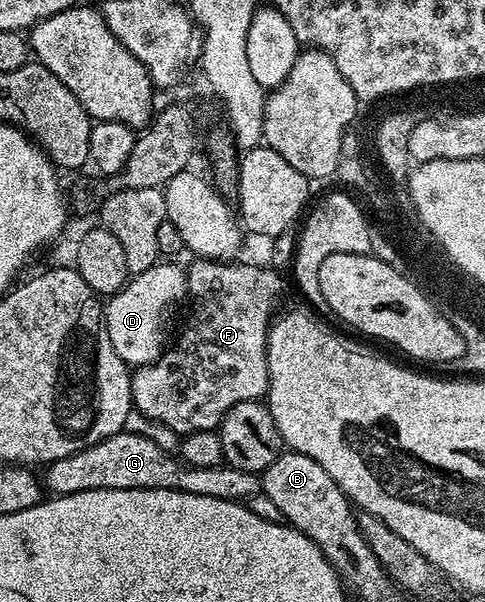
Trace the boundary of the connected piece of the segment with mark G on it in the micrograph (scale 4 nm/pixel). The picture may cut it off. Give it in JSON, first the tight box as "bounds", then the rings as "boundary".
{"bounds":[45,430,261,501],"boundary":[[[121,430],[113,437],[92,447],[81,449],[55,463],[46,464],[45,487],[52,496],[72,495],[93,489],[173,489],[201,497],[217,497],[246,501],[260,494],[261,479],[254,471],[237,469],[230,465],[213,469],[188,467],[174,454],[153,445],[149,437]]]}

